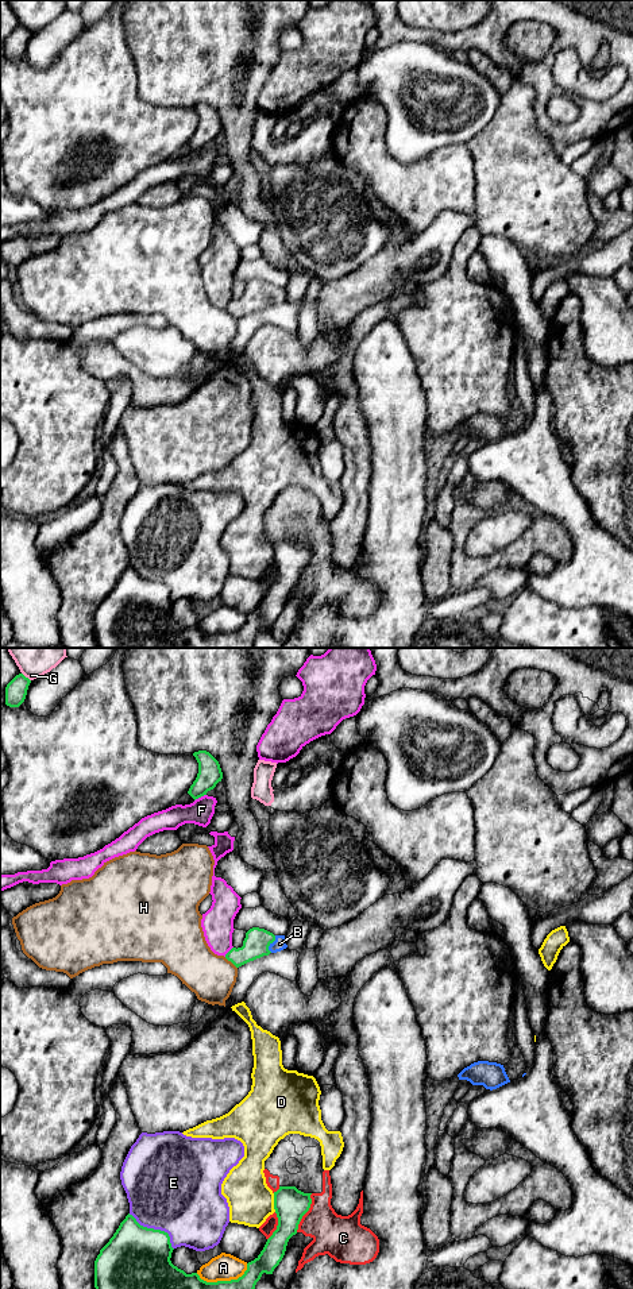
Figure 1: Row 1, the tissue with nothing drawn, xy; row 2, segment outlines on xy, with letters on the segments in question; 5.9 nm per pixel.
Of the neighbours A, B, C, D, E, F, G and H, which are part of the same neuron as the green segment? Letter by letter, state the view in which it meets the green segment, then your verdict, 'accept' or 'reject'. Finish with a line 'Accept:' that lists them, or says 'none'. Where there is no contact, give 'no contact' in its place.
A: meets green in xy; reject
B: meets green in xy; accept
C: meets green in xy; reject
D: meets green in xy; reject
E: meets green in xy; reject
F: meets green in xy; reject
G: meets green in xy; reject
H: meets green in xy; reject
Accept: B

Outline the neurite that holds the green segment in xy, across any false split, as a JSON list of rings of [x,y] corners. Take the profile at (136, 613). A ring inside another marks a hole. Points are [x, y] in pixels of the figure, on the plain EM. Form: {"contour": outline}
{"contour": [[[279,539],[274,544],[277,582],[267,591],[260,606],[247,615],[244,626],[231,633],[207,634],[197,625],[186,626],[170,613],[174,601],[169,586],[143,579],[128,566],[94,613],[96,644],[99,648],[252,648],[262,626],[273,626],[282,613],[289,591],[297,586],[302,568],[310,560],[310,547],[296,539]]]}

